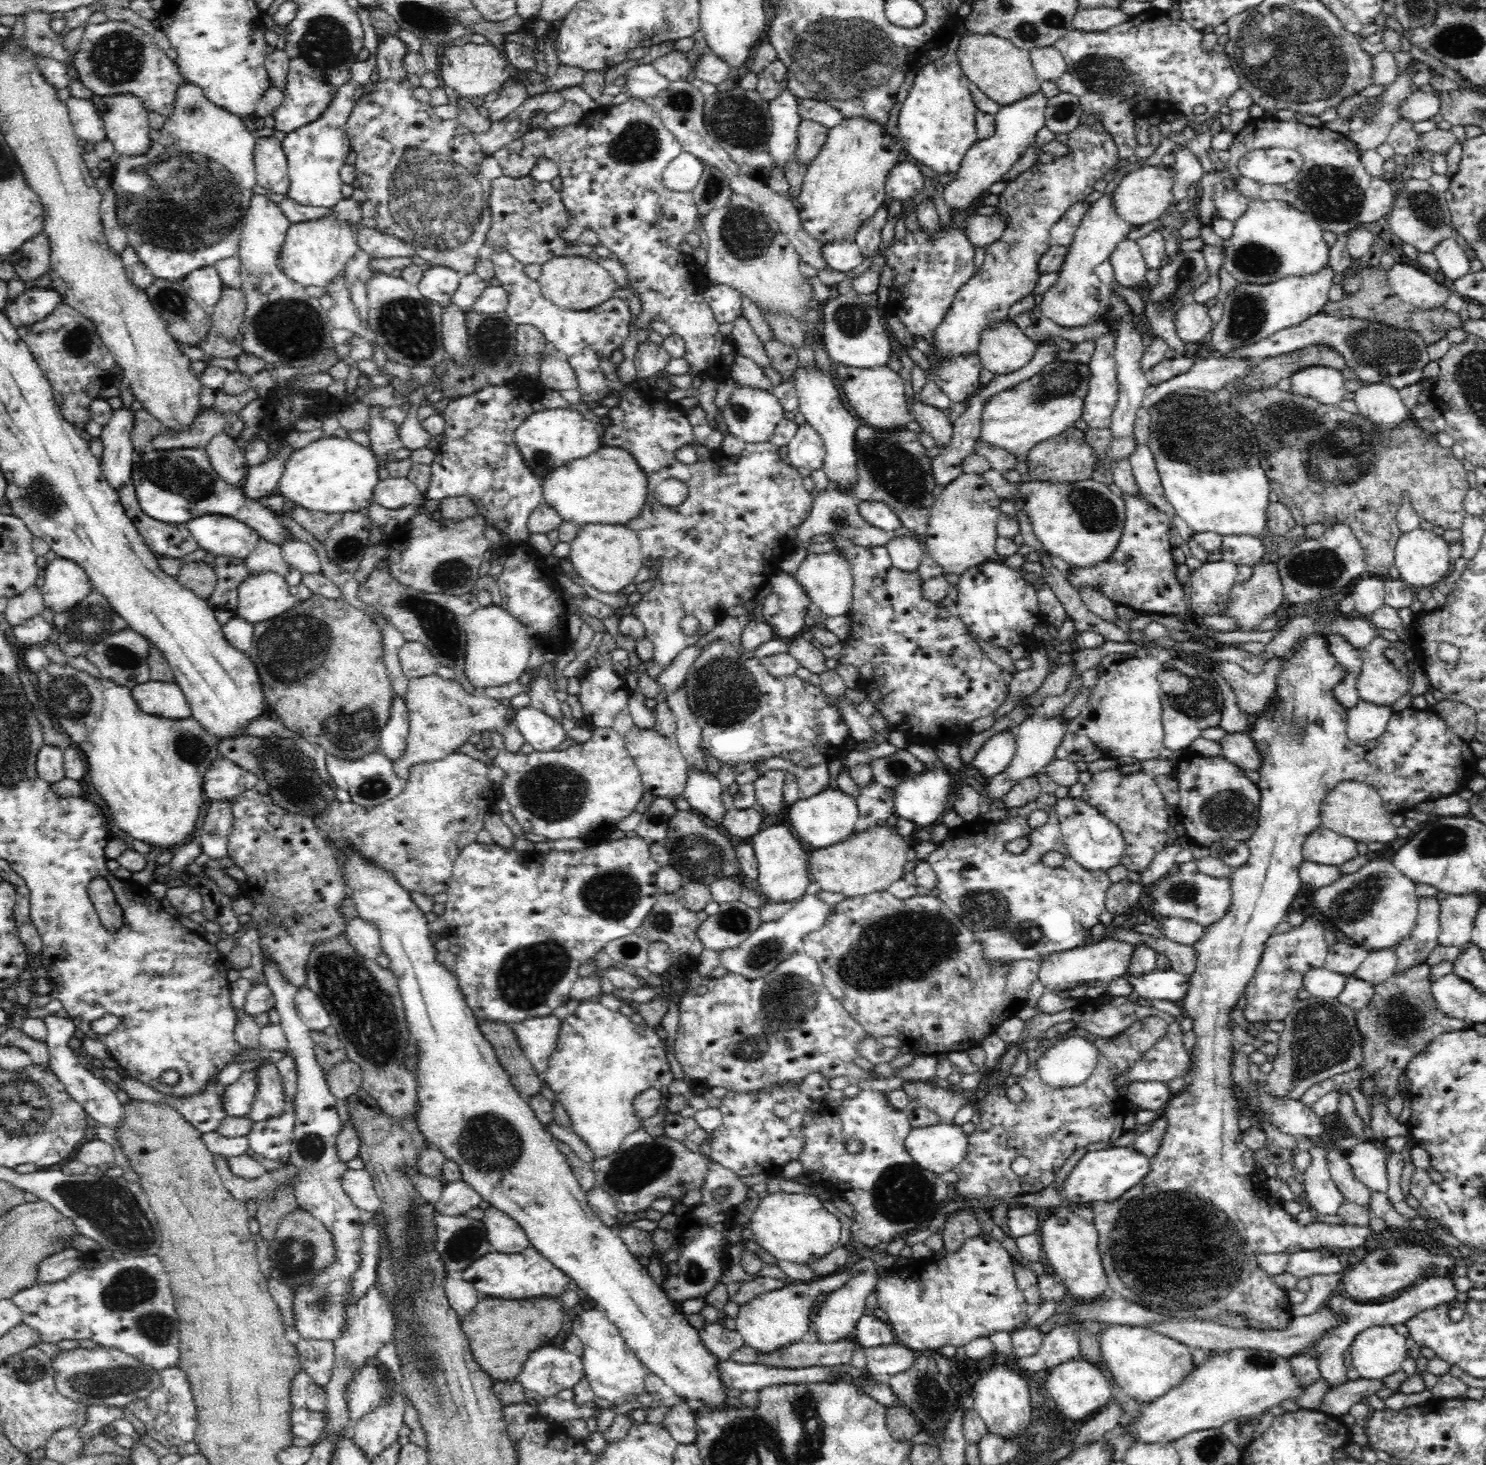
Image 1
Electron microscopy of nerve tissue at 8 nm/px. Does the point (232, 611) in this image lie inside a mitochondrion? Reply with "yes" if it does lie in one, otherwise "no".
no

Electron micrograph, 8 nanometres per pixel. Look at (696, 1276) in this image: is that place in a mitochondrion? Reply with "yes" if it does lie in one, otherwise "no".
yes

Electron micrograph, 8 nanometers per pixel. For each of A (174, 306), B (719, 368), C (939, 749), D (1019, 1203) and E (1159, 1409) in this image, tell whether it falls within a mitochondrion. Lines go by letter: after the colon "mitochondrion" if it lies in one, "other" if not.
A: mitochondrion
B: other
C: other
D: other
E: other

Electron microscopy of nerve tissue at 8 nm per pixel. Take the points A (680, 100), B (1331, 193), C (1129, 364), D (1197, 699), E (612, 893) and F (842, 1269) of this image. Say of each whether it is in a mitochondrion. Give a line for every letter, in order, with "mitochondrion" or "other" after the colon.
A: mitochondrion
B: mitochondrion
C: other
D: mitochondrion
E: mitochondrion
F: other

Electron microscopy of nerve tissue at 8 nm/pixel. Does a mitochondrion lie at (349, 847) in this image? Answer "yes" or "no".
no

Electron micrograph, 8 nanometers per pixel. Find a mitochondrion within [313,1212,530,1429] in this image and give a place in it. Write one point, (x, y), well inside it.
(465, 1243)

